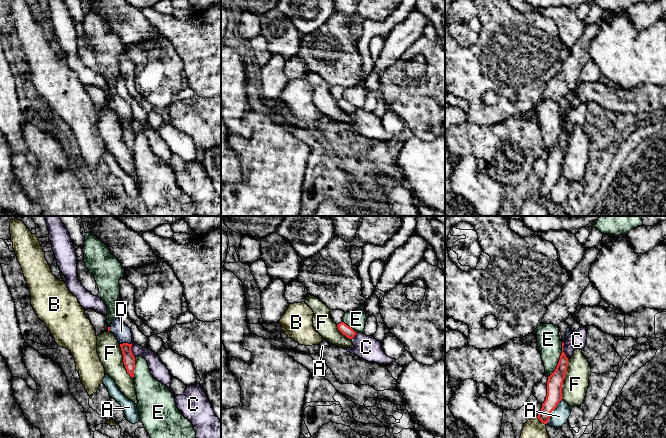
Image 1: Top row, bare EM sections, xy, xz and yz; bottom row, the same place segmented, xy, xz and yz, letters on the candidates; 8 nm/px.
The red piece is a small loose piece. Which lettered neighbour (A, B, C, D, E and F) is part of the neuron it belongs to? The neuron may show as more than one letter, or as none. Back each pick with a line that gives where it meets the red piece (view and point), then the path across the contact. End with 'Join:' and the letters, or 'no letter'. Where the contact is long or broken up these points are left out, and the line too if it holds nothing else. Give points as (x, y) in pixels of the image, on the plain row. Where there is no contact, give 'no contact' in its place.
D: xy (125, 119) | across xy (128, 134), (125, 119), (121, 107)
Join: D

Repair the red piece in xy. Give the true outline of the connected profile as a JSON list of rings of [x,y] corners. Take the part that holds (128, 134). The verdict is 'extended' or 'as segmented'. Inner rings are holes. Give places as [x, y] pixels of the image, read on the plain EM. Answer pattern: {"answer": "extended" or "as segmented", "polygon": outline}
{"answer": "extended", "polygon": [[[116,92],[112,100],[108,103],[108,107],[113,109],[118,116],[123,130],[125,144],[127,149],[133,154],[135,133],[131,127],[133,119],[131,105]]]}

